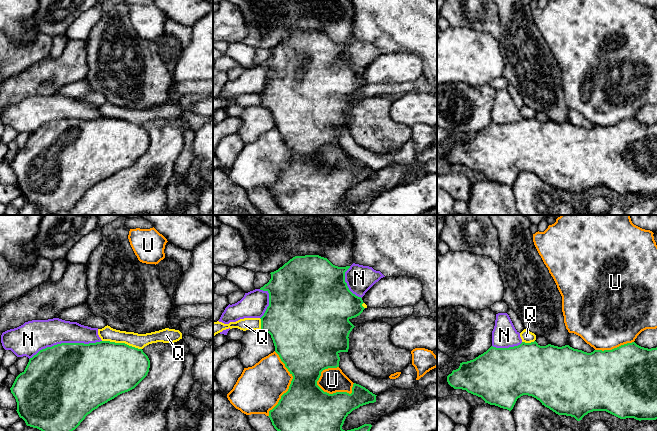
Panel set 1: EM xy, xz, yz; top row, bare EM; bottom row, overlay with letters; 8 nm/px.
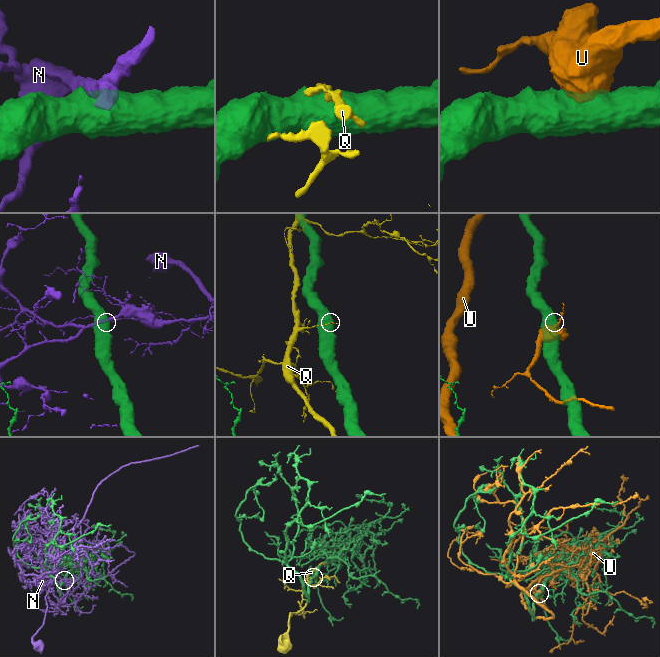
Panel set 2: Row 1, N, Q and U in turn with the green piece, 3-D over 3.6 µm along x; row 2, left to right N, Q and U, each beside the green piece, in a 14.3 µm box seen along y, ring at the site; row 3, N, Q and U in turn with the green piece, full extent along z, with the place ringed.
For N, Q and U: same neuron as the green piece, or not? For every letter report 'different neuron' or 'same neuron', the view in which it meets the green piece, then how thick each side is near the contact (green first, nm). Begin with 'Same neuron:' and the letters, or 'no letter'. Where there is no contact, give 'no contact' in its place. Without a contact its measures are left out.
Same neuron: Q
N: different neuron; meets green in xy; 500 nm thick on the green side, 240 nm on the other
Q: same neuron; meets green in xy; 460 nm thick on the green side, 120 nm on the other
U: different neuron; meets green in xz; 420 nm thick on the green side, 200 nm on the other

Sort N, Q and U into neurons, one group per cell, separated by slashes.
N / Q / U

